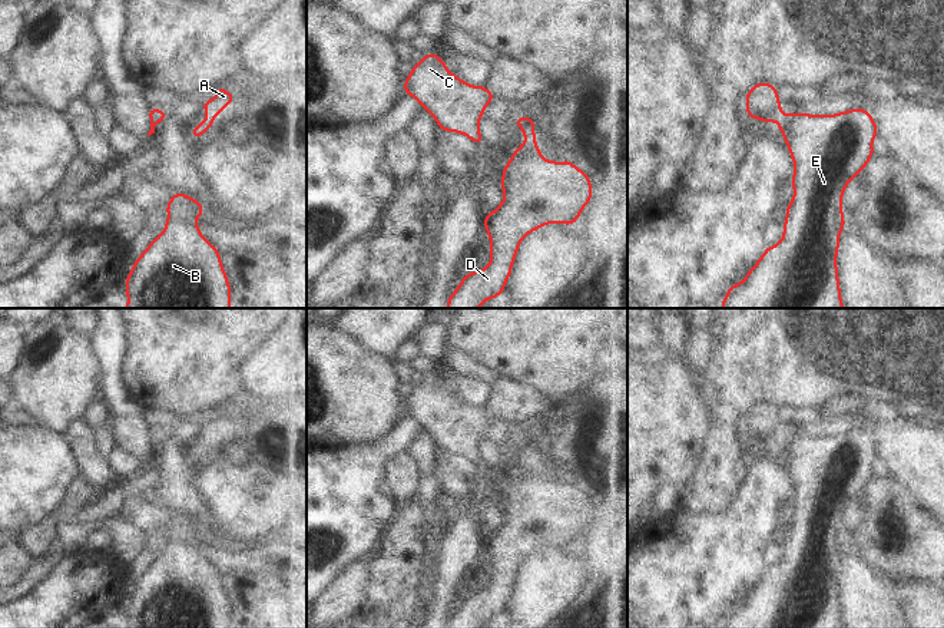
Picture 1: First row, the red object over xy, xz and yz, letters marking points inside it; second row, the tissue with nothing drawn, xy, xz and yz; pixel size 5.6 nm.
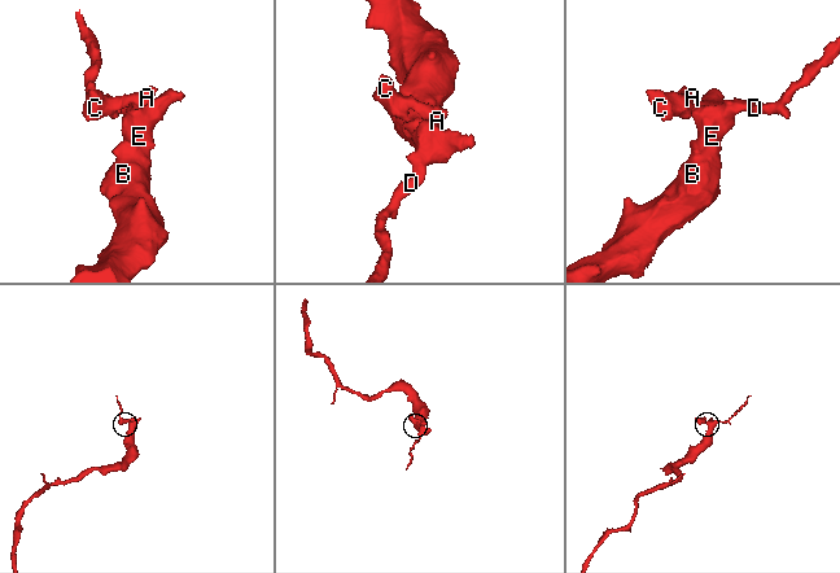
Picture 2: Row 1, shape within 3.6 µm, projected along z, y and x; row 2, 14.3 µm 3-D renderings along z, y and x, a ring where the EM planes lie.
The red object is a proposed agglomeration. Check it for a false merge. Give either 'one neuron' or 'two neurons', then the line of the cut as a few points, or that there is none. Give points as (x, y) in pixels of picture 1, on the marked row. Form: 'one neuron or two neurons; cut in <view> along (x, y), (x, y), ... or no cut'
two neurons; cut in xy along (206, 116), (212, 119)

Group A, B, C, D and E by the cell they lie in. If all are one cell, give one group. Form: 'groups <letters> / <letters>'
groups A C / B D E

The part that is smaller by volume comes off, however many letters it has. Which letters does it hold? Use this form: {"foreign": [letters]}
{"foreign": ["A", "C"]}

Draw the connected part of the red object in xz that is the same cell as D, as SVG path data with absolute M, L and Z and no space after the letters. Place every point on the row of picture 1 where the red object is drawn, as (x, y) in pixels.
M526 139L511 153L510 162L501 169L501 173L504 199L484 217L484 229L490 237L490 265L466 274L451 292L447 308L478 308L487 300L497 298L511 275L523 238L546 224L573 225L592 199L592 182L587 173L574 166L570 159L566 162L544 159L534 139Z

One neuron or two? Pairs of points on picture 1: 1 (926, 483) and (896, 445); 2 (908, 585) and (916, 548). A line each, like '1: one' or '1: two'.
1: one
2: two

